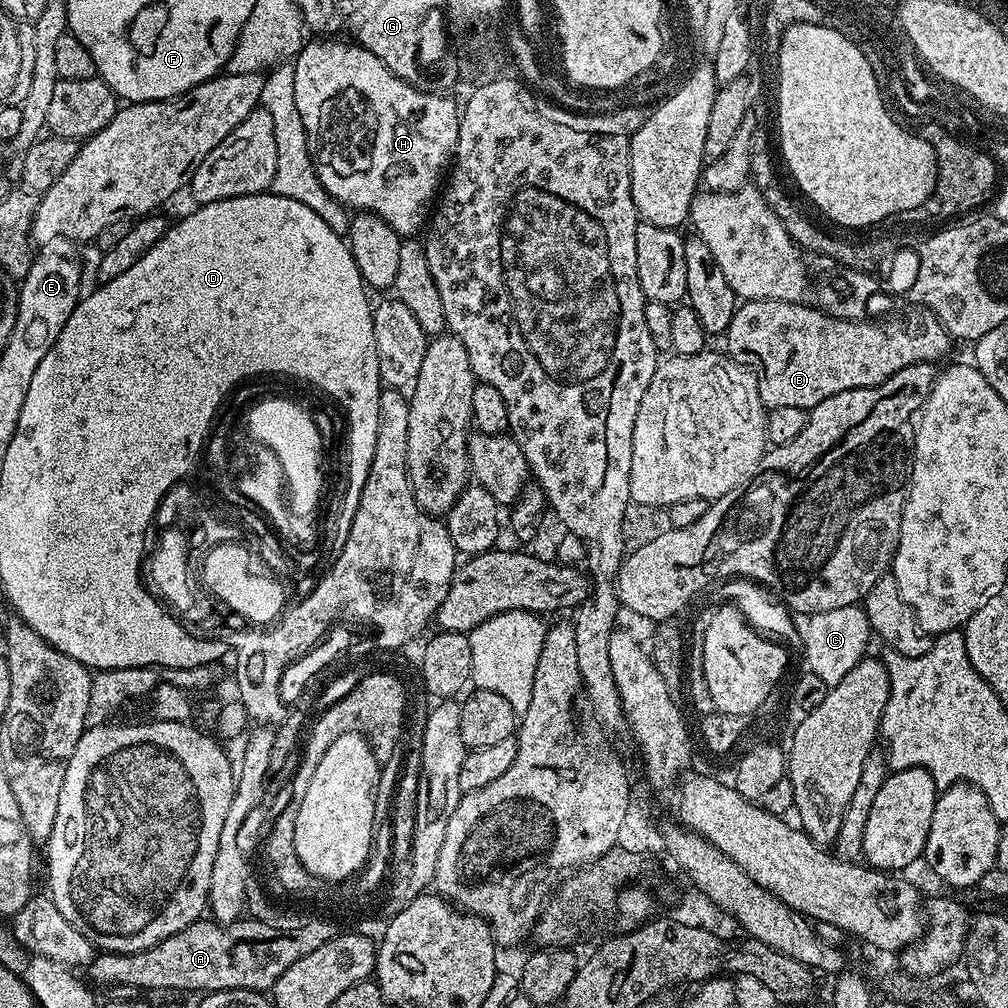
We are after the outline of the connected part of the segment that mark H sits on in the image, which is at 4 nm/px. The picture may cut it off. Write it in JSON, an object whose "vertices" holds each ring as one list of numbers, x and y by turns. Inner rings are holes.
{"vertices":[[344,38,312,39,294,57,292,69,298,114,302,114,314,170,322,186,345,208,372,212,400,237,415,237,416,231,429,223,434,201,455,157,461,109,448,97,451,95,436,90,424,92,399,80,370,50,355,42]]}

